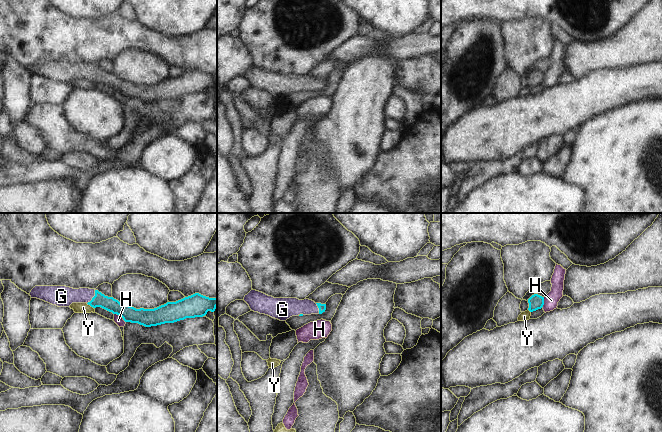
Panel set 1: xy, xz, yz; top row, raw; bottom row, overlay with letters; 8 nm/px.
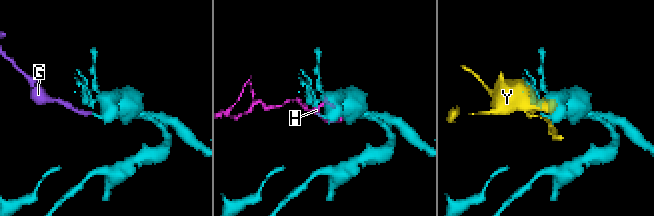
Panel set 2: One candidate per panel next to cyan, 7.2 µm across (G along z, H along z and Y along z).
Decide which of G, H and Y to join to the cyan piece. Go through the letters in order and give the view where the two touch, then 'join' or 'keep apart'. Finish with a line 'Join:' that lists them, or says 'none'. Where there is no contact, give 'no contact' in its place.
G: contact in xy; join
H: contact in xy; keep apart
Y: contact in xy; keep apart
Join: G

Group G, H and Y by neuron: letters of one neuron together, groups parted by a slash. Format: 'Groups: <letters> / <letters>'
Groups: G / H / Y.

